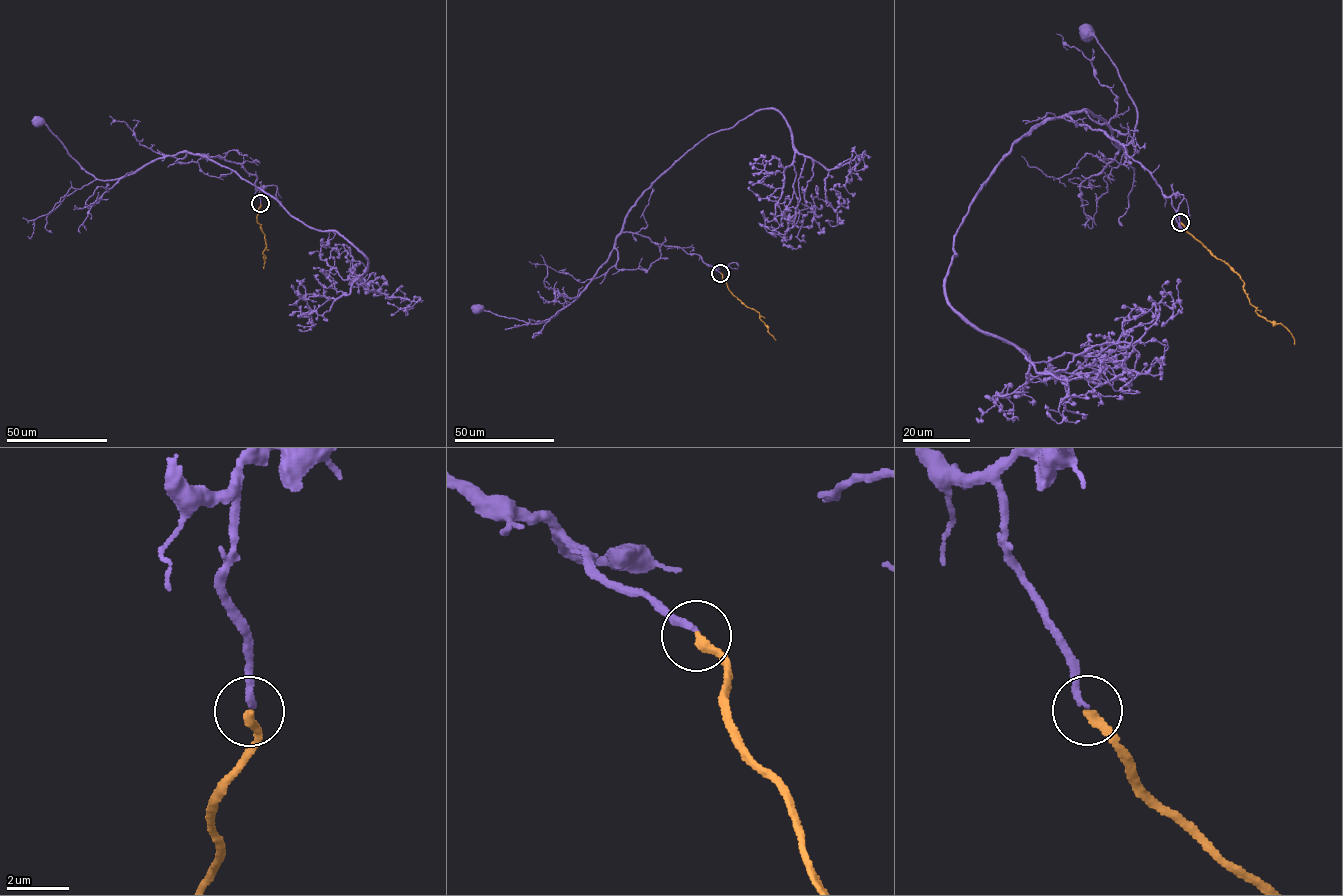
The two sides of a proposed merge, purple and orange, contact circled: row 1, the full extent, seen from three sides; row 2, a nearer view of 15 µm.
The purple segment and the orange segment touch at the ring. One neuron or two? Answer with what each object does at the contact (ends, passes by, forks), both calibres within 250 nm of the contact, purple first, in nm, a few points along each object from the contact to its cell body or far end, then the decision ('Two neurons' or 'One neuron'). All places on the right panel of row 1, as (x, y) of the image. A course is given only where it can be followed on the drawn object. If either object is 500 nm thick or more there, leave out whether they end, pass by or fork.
At the ring purple ends. At the ring orange ends. Thickness 200 nm (purple) against 280 nm. Course of purple: (1180, 222), (1172, 199), (1122, 145), (1066, 116), (1090, 110), (1123, 148), (1137, 123), (1117, 68), (1086, 31). Course of orange: (1181, 222), (1211, 253), (1239, 276), (1244, 292), (1258, 313), (1268, 321), (1281, 323), (1291, 333), (1294, 344). One neuron

